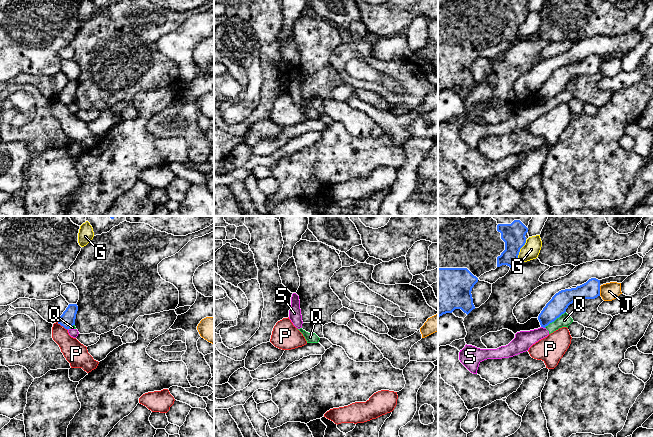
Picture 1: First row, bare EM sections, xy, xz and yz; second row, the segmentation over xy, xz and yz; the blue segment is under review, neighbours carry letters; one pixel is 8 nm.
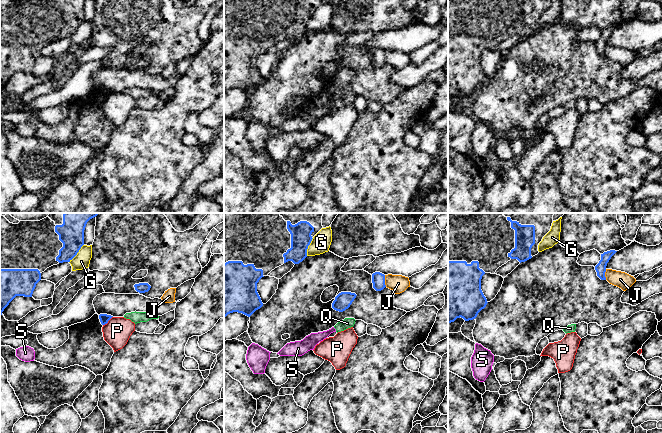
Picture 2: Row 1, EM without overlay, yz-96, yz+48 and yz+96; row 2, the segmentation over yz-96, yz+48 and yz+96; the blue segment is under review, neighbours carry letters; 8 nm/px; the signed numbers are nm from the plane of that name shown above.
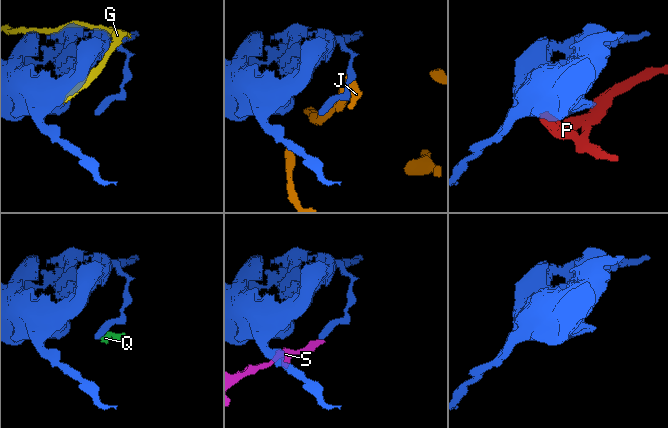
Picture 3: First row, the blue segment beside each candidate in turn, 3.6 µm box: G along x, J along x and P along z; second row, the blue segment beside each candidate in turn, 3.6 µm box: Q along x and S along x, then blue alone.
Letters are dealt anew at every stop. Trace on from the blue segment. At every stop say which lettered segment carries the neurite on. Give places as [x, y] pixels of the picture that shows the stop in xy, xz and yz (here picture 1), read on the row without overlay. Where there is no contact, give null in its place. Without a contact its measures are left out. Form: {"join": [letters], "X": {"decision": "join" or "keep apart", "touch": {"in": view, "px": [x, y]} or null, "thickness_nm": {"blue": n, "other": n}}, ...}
{"join": [], "G": {"decision": "keep apart", "touch": {"in": "yz", "px": [519, 27]}, "thickness_nm": {"blue": 180, "other": 140}}, "J": {"decision": "keep apart", "touch": {"in": "yz", "px": [599, 67]}, "thickness_nm": {"blue": 140, "other": 140}}, "P": {"decision": "keep apart", "touch": {"in": "xy", "px": [62, 101]}, "thickness_nm": {"blue": 120, "other": 180}}, "Q": {"decision": "keep apart", "touch": {"in": "yz", "px": [554, 96]}, "thickness_nm": {"blue": 150, "other": 100}}, "S": {"decision": "keep apart", "touch": {"in": "yz", "px": [543, 103]}, "thickness_nm": {"blue": 150, "other": 150}}}

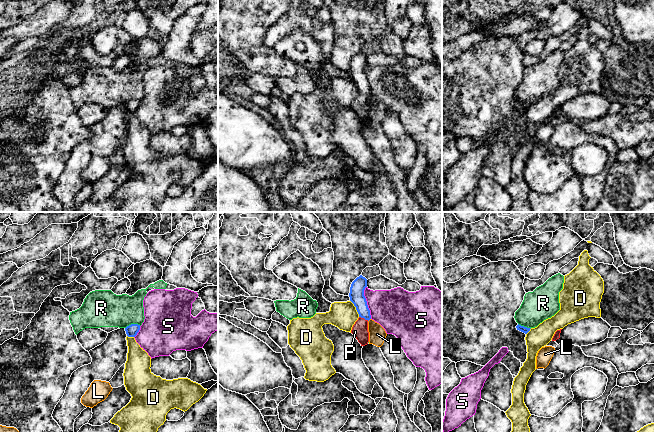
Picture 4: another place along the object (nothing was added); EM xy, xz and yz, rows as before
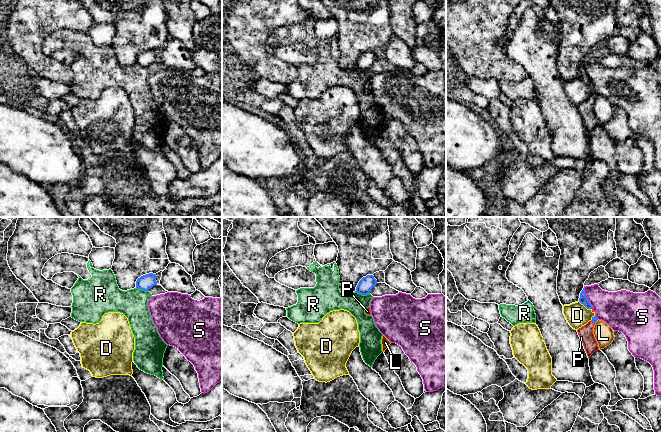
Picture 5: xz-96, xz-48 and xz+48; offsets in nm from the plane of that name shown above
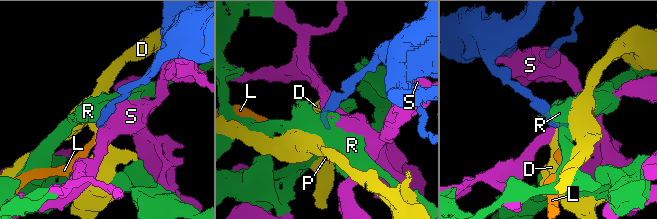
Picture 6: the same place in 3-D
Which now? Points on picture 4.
{"join": ["P"], "D": {"decision": "keep apart", "touch": {"in": "xz", "px": [356, 84]}, "thickness_nm": {"blue": 120, "other": 220}}, "L": {"decision": "keep apart", "touch": {"in": "xz", "px": [369, 95]}, "thickness_nm": {"blue": 120, "other": 140}}, "P": {"decision": "join", "touch": {"in": "xz", "px": [364, 94]}, "thickness_nm": {"blue": 120, "other": 130}}, "R": {"decision": "keep apart", "touch": {"in": "xy", "px": [132, 100]}, "thickness_nm": {"blue": 90, "other": 280}}, "S": {"decision": "keep apart", "touch": {"in": "xz", "px": [366, 78]}, "thickness_nm": {"blue": 120, "other": 340}}}

